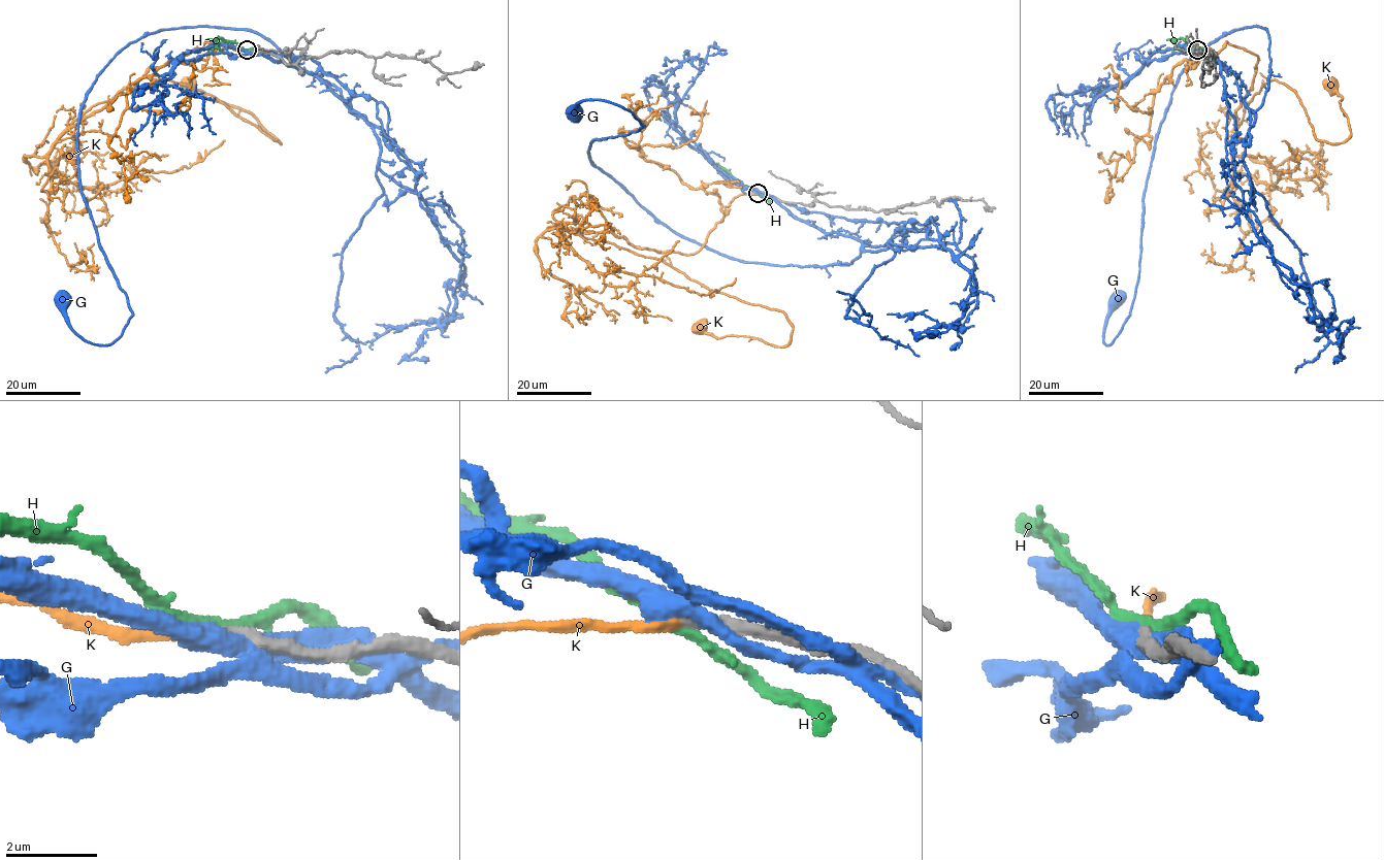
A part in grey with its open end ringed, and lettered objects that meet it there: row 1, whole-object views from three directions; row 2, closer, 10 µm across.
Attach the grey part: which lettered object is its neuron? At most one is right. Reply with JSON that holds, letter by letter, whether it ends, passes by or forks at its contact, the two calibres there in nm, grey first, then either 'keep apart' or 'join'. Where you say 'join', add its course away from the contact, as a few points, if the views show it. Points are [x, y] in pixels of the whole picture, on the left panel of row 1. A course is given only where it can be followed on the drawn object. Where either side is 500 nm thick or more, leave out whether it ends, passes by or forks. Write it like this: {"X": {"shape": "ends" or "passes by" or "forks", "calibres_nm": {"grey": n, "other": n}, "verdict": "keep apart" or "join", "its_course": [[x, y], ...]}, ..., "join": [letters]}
{"G": {"shape": "passes by", "calibres_nm": {"grey": 320, "other": 380}, "verdict": "keep apart"}, "H": {"shape": "forks", "calibres_nm": {"grey": 280, "other": 200}, "verdict": "keep apart"}, "K": {"shape": "ends", "calibres_nm": {"grey": 240, "other": 200}, "verdict": "join", "its_course": [[247, 51], [210, 54], [206, 42], [67, 127], [170, 79], [282, 143], [188, 84]]}, "join": ["K"]}

